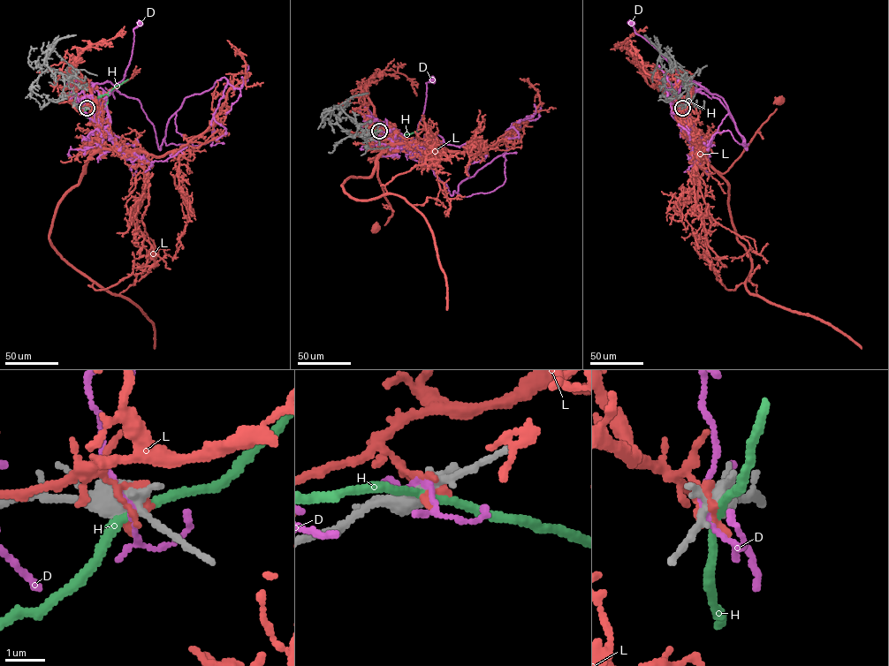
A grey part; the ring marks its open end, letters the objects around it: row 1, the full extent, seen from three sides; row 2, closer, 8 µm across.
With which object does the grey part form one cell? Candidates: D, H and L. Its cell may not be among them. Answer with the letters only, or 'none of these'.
H

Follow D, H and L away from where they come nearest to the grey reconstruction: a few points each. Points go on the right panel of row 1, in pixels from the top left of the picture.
D: (682, 108), (676, 94), (681, 85), (691, 81), (701, 86), (699, 83), (676, 71), (635, 33), (632, 23)
H: (682, 108), (687, 92), (680, 79)
L: (682, 107), (678, 107), (680, 117), (687, 125), (690, 141), (710, 166), (725, 173), (777, 109), (778, 100)

